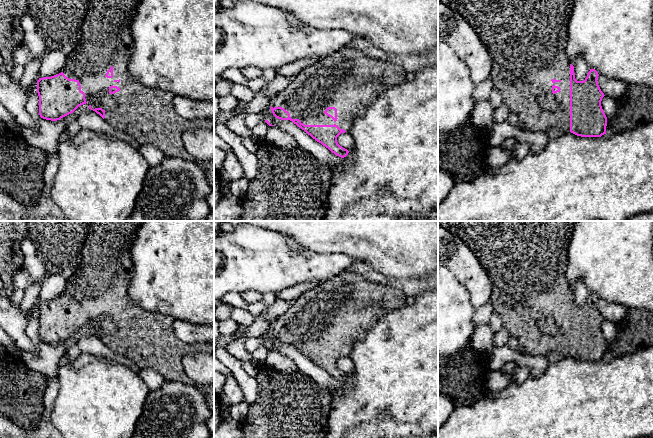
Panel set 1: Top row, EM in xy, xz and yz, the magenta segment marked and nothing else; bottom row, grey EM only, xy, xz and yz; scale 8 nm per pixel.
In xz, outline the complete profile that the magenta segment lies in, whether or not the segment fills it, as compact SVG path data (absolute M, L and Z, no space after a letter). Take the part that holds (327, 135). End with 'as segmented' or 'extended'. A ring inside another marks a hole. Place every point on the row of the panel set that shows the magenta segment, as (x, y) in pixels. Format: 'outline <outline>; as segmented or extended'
outline M342 48L303 68L284 91L273 97L270 108L276 118L292 121L332 153L344 158L349 151L338 144L337 137L349 132L353 120L372 105L378 94L407 77L401 65Z; extended

